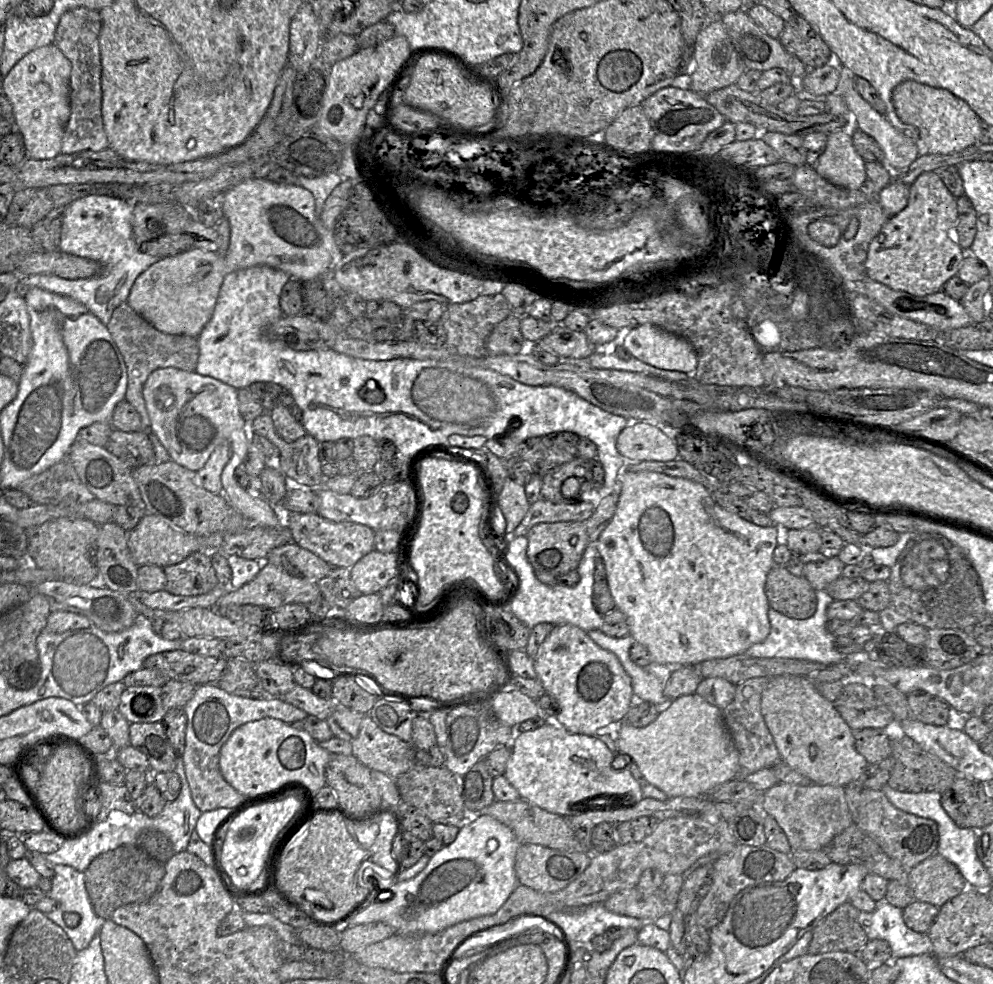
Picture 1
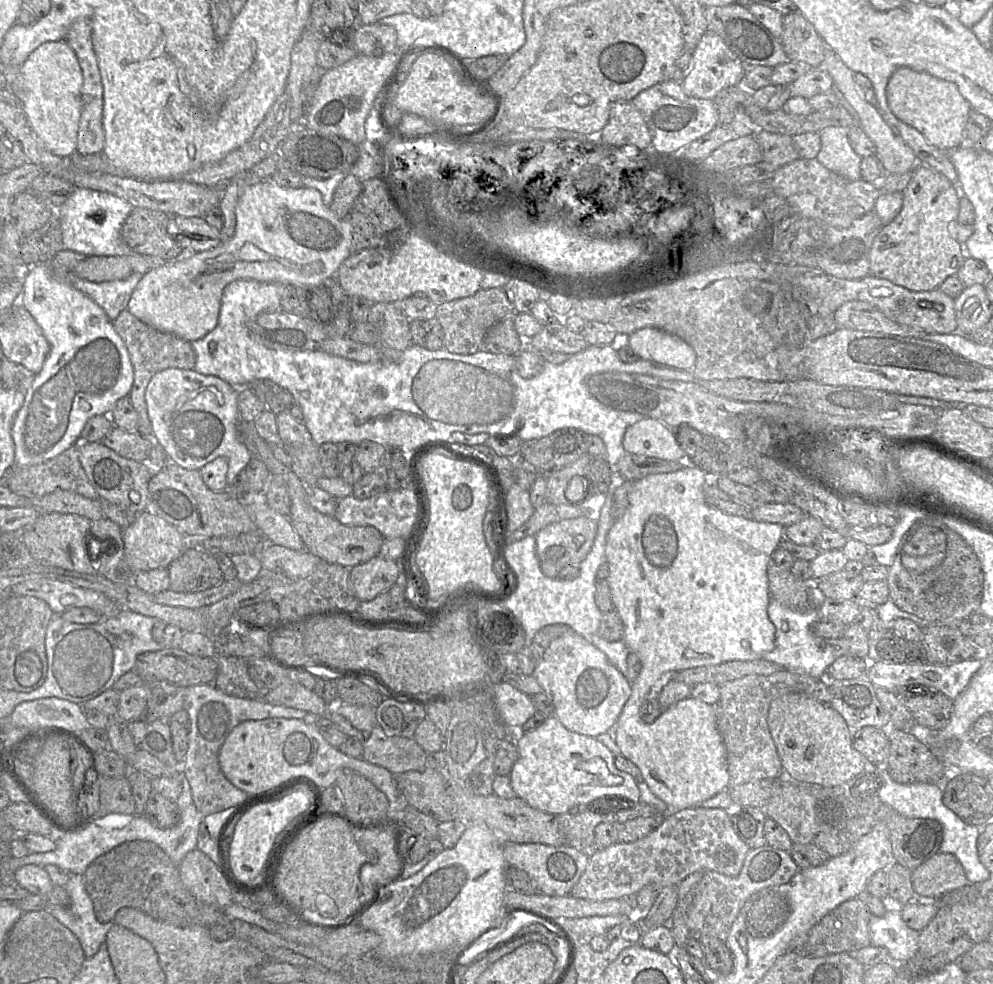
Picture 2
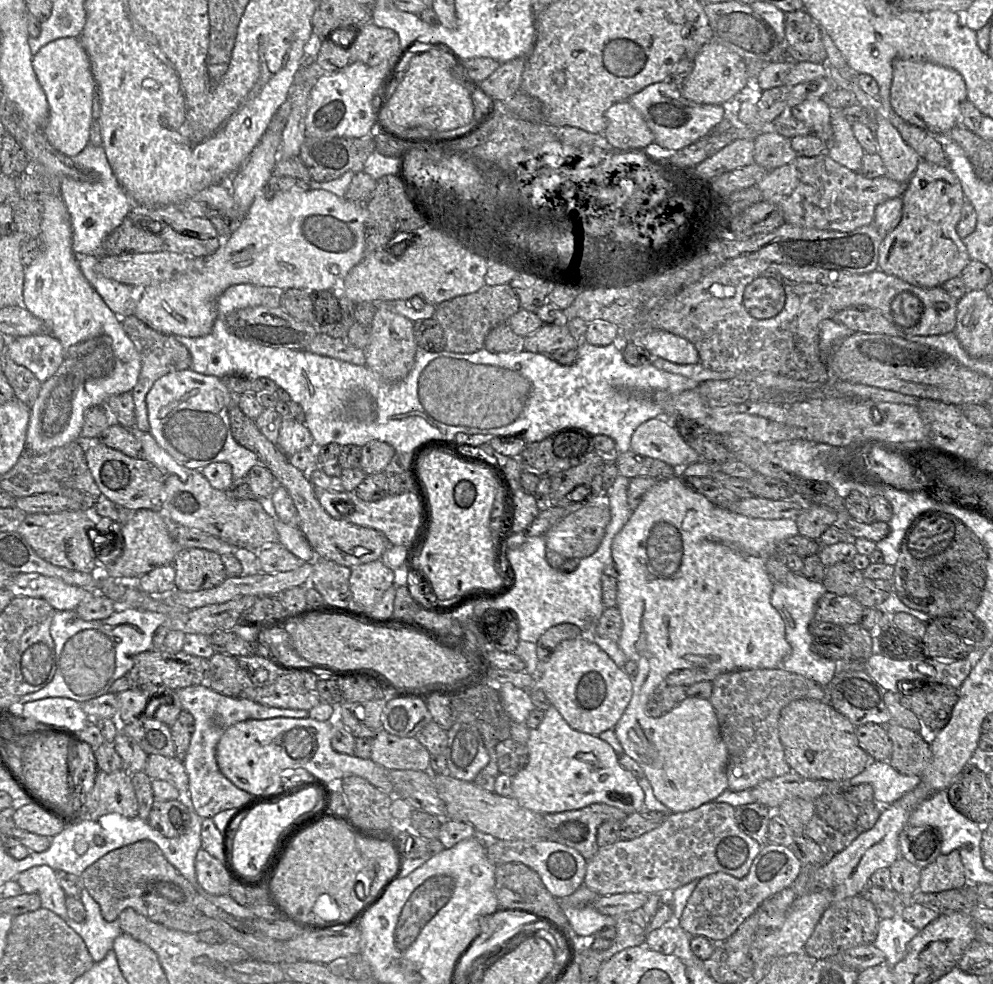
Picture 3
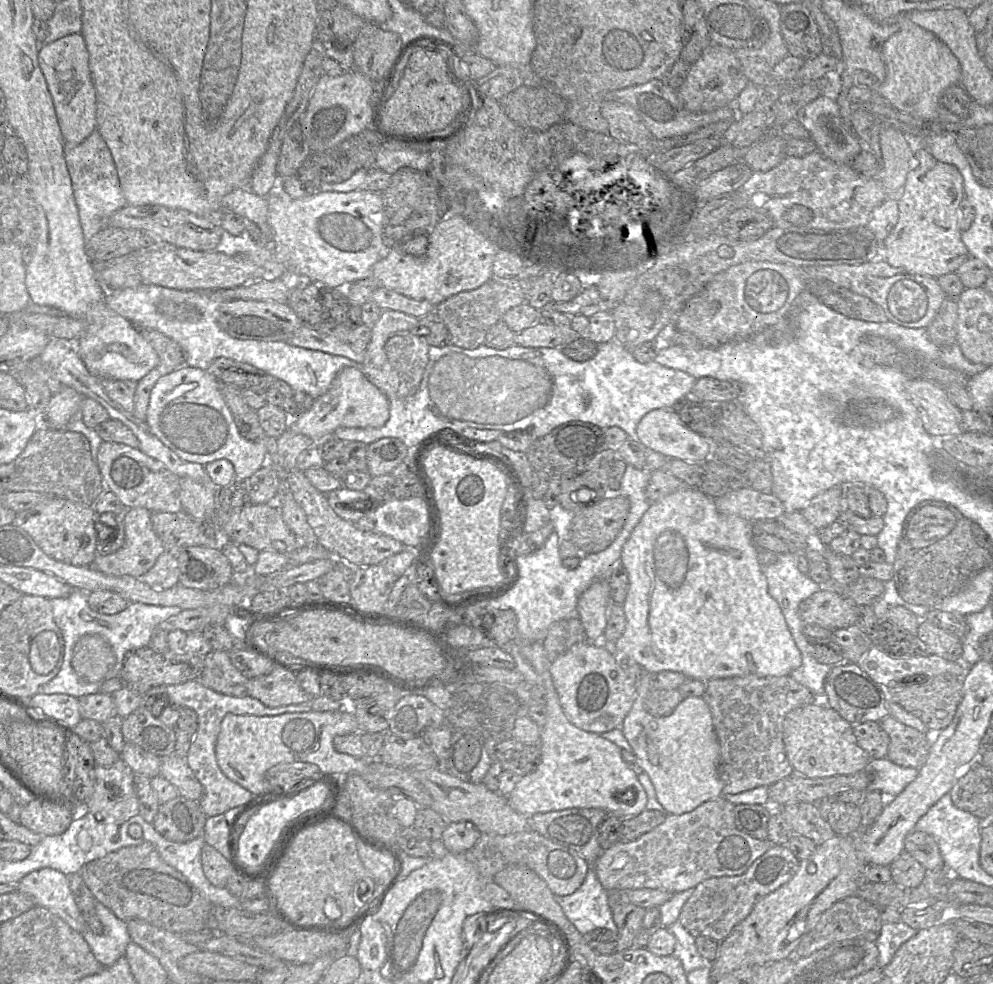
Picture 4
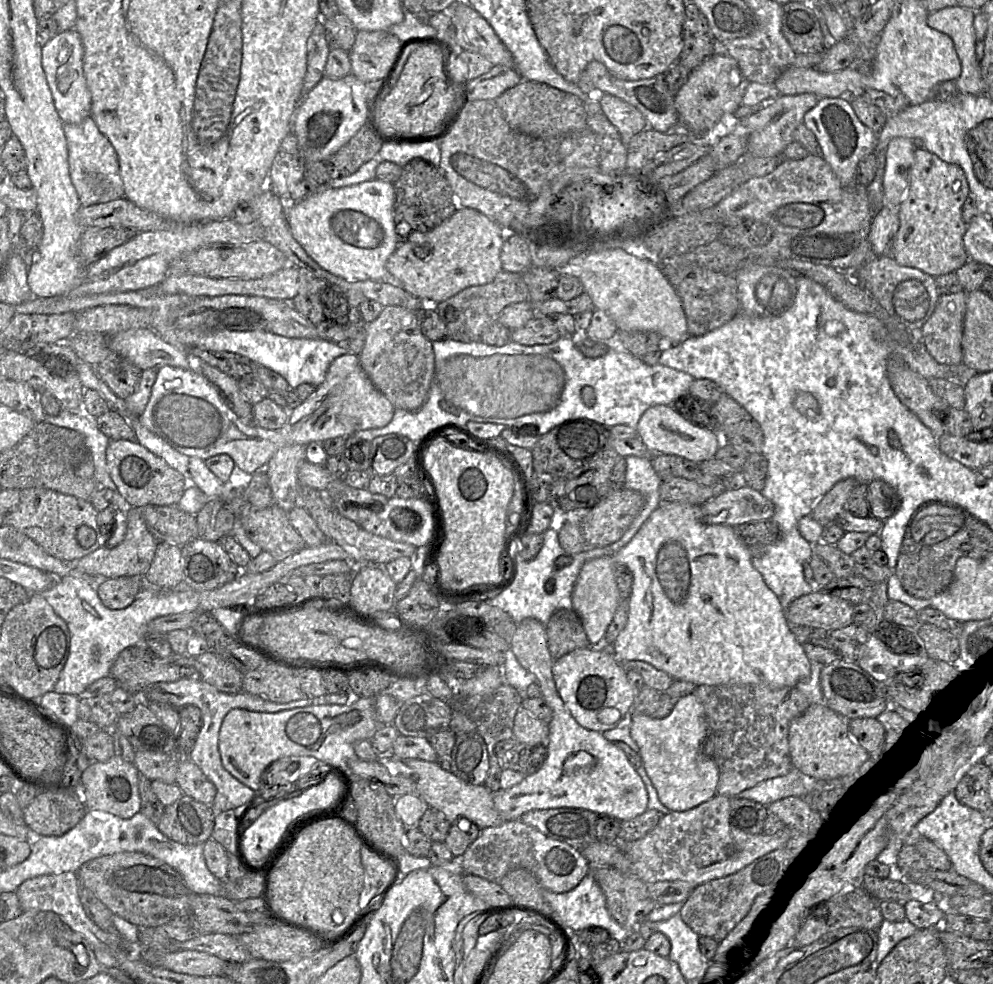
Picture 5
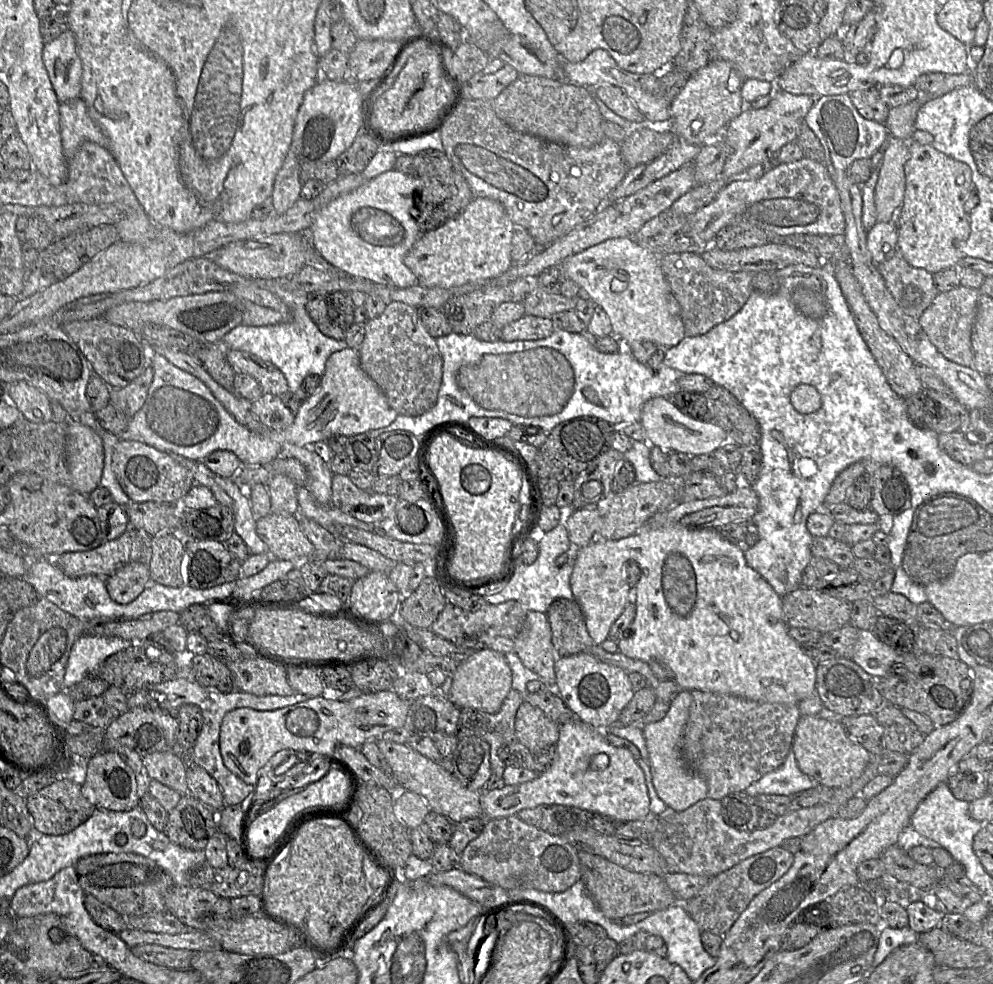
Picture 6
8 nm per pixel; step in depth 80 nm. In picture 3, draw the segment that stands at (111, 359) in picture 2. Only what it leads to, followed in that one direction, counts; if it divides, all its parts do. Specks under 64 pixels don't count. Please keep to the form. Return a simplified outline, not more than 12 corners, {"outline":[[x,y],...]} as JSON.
{"outline":[[42,166],[42,253],[22,306],[62,364],[30,406],[26,450],[78,440],[131,392],[141,358],[78,266],[61,177]]}

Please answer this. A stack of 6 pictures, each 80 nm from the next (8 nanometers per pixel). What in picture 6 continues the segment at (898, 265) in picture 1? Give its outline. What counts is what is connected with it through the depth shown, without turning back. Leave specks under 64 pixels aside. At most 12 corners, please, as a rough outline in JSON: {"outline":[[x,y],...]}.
{"outline":[[910,139],[898,253],[934,274],[970,233],[966,163]]}

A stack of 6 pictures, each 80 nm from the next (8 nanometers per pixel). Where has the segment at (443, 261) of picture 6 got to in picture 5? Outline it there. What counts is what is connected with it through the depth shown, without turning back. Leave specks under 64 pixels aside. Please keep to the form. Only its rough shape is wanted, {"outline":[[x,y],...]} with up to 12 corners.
{"outline":[[459,207],[386,268],[435,305],[502,271],[507,231]]}

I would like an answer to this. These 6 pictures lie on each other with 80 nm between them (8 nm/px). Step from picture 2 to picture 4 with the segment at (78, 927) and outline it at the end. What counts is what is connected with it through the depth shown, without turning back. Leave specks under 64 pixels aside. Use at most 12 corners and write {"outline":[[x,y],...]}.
{"outline":[[96,899],[102,934],[80,934],[96,960],[109,967],[132,940],[127,922]]}

